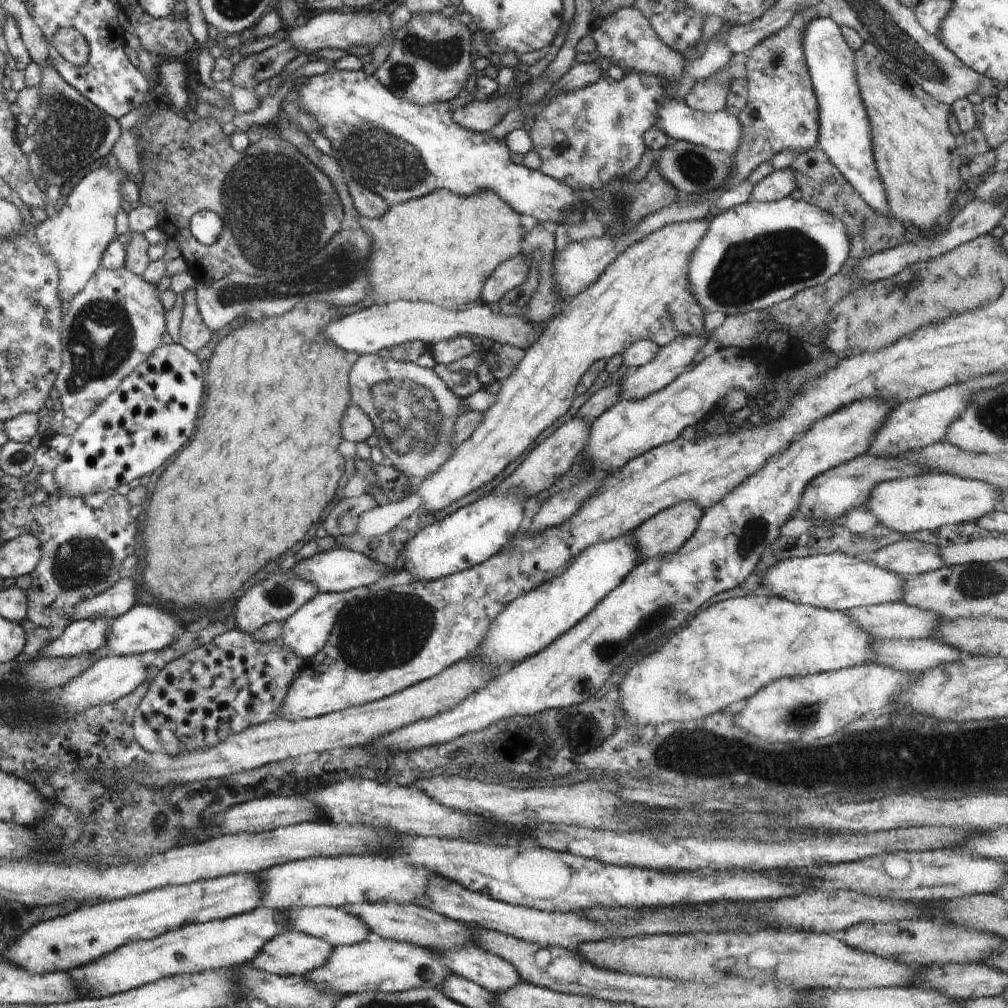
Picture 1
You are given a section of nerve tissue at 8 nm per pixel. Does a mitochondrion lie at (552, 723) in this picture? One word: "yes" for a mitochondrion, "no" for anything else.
no

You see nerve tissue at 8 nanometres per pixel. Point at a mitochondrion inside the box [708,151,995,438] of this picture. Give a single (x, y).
(862, 232)

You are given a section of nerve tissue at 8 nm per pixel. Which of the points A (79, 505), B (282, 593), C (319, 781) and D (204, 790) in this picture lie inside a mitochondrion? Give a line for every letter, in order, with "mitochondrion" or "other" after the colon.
A: other
B: mitochondrion
C: other
D: other

